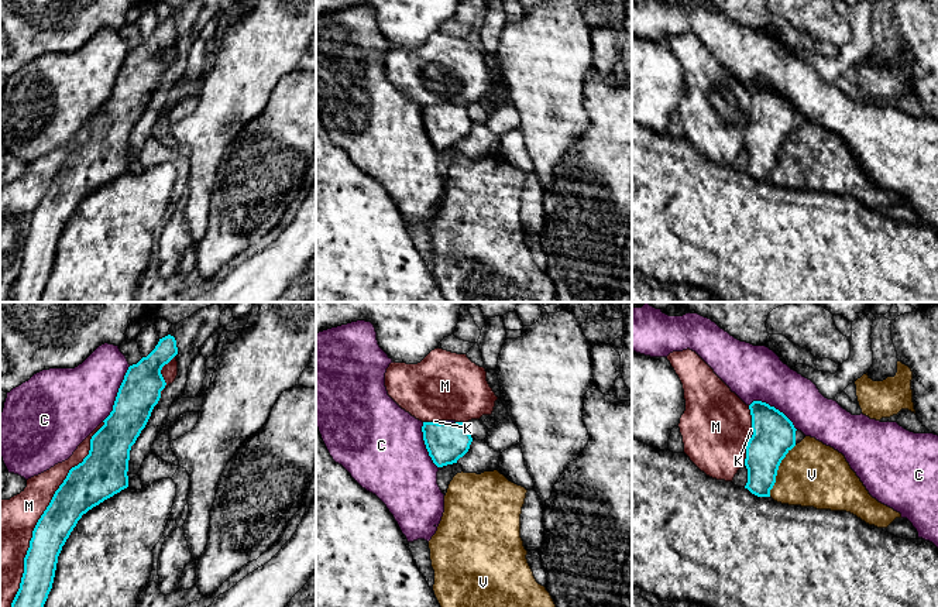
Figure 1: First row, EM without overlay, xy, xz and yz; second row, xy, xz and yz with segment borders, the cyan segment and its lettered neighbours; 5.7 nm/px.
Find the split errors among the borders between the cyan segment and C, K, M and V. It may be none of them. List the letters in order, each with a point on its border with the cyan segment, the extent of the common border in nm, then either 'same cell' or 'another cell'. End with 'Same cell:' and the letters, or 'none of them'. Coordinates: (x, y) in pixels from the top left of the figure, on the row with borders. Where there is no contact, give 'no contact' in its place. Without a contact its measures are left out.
C: contact xy (117, 394); length 360 nm; another cell
K: contact xz (446, 424); length 130 nm; same cell
M: contact xy (44, 513); length 1200 nm; another cell
V: contact yz (777, 469); length 340 nm; another cell
Same cell: K

